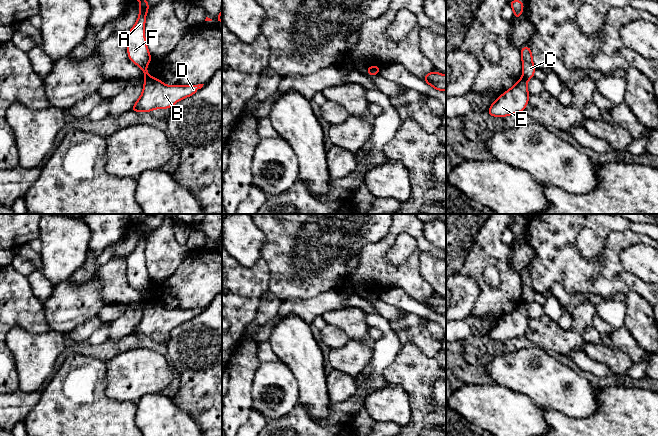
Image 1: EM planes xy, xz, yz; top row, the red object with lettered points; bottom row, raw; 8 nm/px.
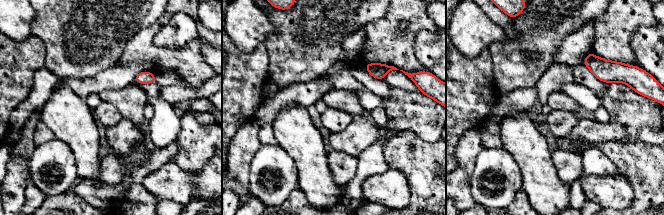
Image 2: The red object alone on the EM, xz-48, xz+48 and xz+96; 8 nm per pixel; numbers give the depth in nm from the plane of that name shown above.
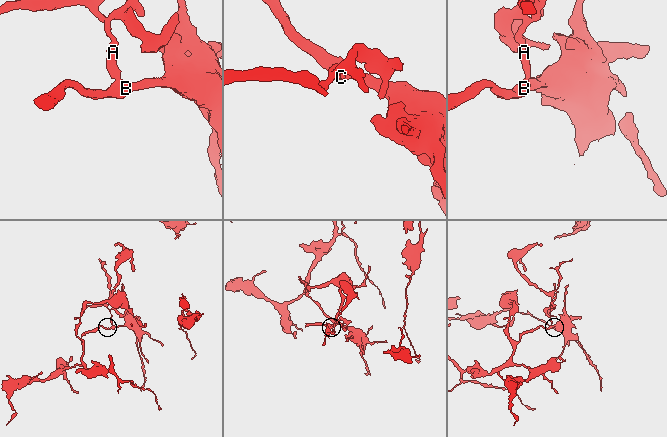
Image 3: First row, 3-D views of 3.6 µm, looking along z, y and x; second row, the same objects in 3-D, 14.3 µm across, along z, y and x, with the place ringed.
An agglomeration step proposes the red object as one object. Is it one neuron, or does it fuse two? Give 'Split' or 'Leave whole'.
Split

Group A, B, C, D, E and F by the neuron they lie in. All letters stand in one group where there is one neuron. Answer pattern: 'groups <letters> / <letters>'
groups A C F / B D E

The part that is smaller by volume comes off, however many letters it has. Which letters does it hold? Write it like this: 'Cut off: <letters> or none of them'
Cut off: A, C, F

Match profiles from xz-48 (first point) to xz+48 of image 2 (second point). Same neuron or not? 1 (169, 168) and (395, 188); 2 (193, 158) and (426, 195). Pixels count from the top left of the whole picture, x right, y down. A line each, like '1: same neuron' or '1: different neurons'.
1: same neuron
2: same neuron

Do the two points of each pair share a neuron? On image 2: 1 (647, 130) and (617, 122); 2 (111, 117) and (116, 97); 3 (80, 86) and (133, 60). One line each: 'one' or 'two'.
1: one
2: two
3: one

